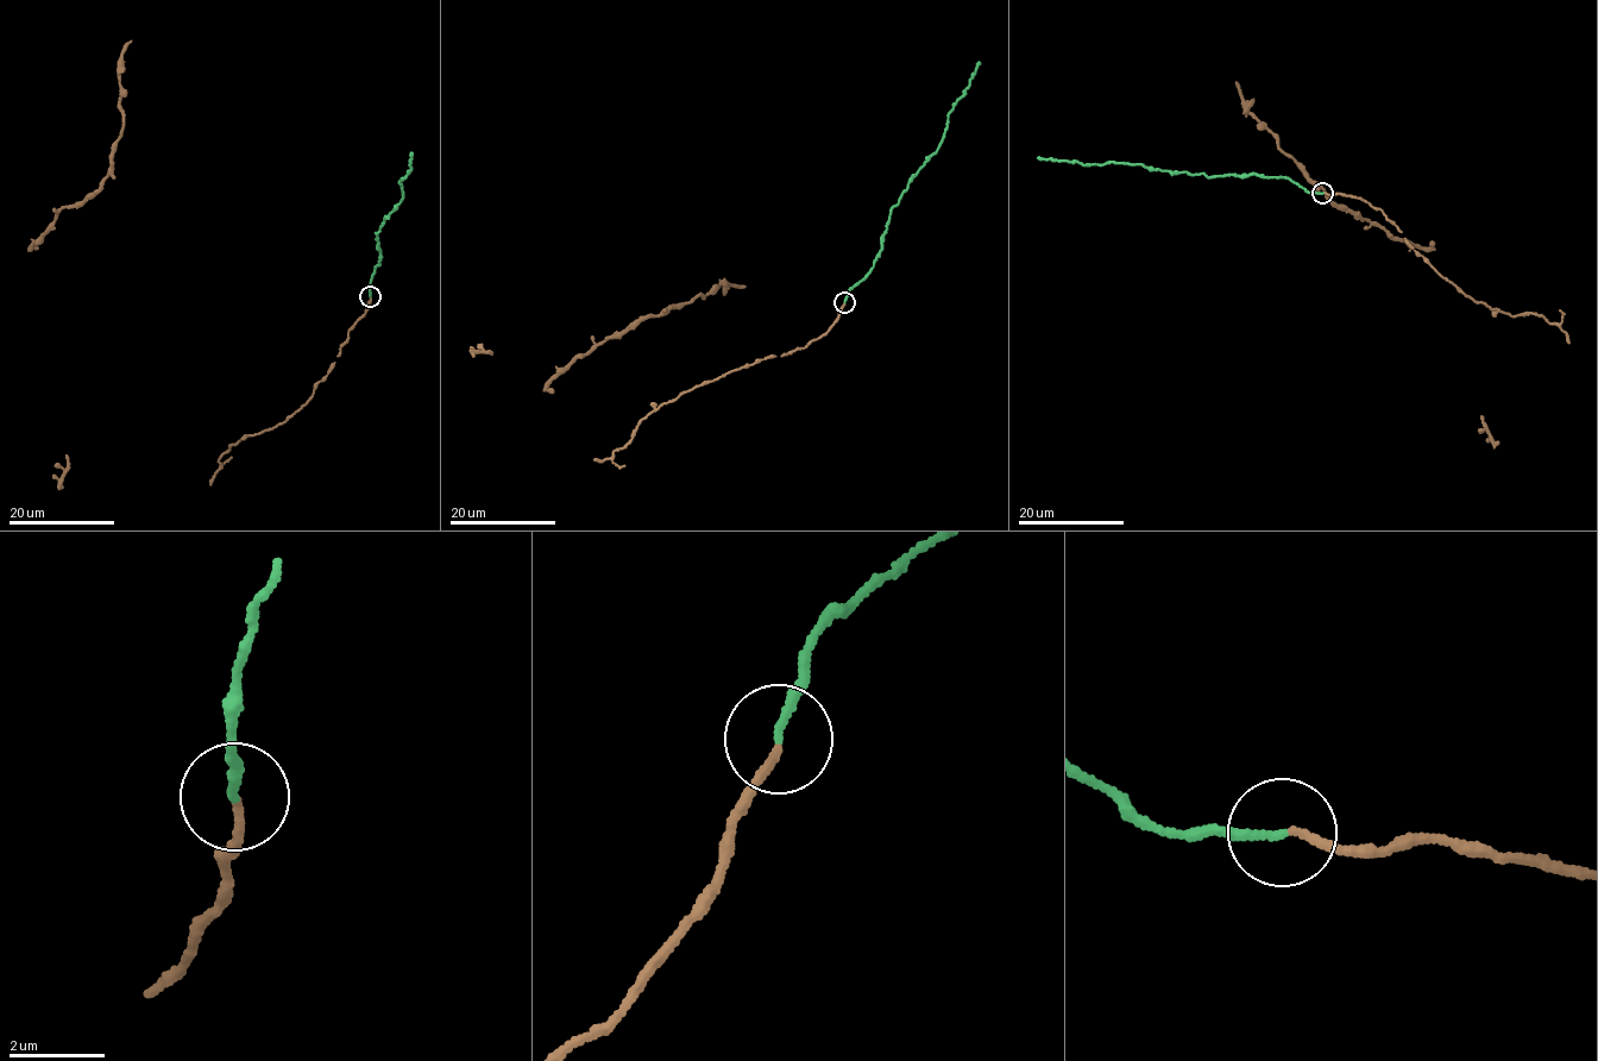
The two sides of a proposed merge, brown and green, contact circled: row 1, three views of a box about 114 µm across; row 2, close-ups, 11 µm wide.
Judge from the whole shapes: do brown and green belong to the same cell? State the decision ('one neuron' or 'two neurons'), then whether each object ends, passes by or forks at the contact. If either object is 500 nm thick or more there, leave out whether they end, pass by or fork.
one neuron; brown ends there; green ends there

